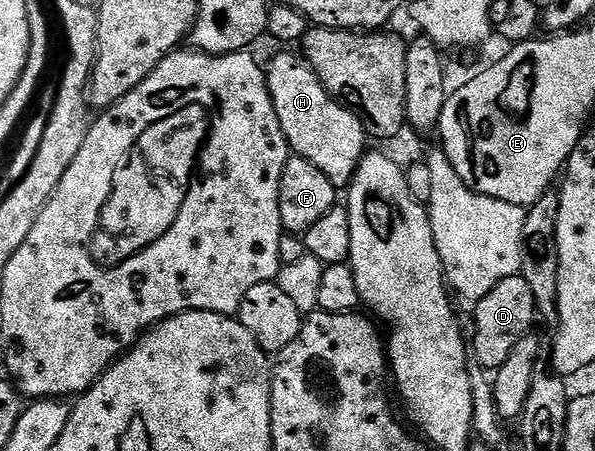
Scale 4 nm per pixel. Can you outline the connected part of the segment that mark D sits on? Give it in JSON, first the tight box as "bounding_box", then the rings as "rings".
{"bounding_box":[473,276,537,371],"rings":[[[523,276],[501,279],[485,299],[481,299],[474,306],[473,318],[477,327],[476,341],[473,344],[473,353],[481,363],[481,367],[494,371],[509,359],[509,351],[521,343],[523,337],[532,332],[531,324],[537,321],[535,300],[529,283],[525,283]]]}

